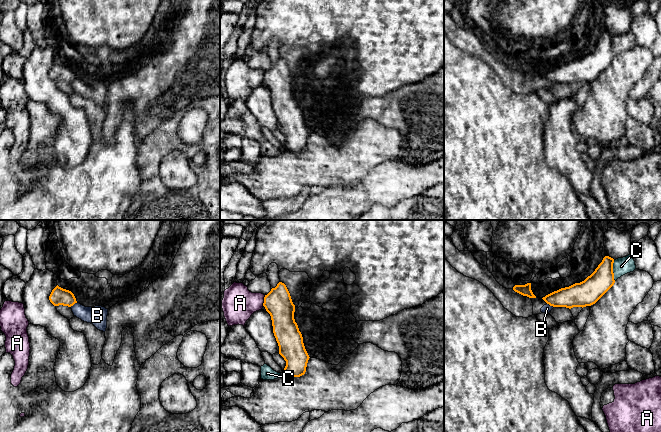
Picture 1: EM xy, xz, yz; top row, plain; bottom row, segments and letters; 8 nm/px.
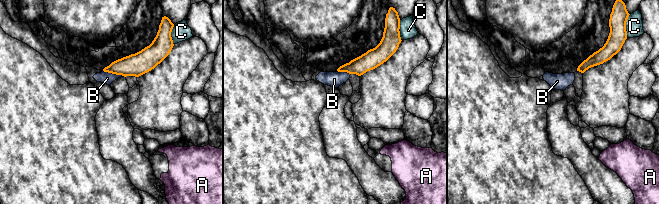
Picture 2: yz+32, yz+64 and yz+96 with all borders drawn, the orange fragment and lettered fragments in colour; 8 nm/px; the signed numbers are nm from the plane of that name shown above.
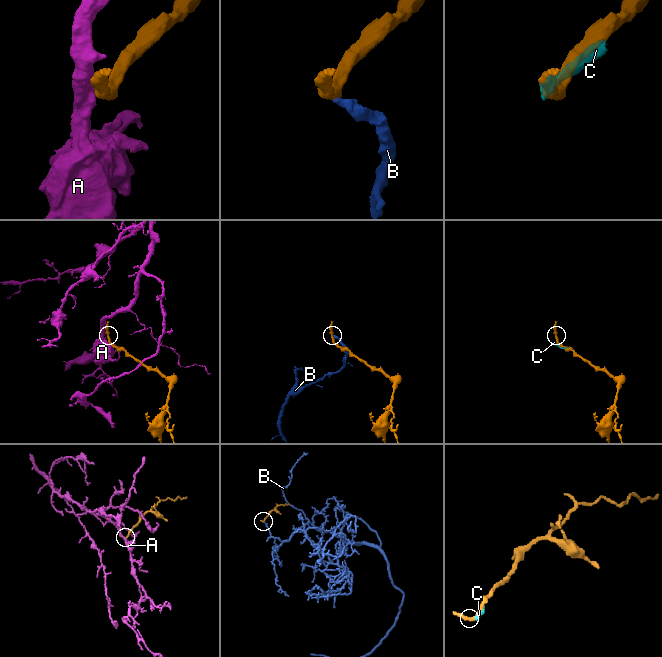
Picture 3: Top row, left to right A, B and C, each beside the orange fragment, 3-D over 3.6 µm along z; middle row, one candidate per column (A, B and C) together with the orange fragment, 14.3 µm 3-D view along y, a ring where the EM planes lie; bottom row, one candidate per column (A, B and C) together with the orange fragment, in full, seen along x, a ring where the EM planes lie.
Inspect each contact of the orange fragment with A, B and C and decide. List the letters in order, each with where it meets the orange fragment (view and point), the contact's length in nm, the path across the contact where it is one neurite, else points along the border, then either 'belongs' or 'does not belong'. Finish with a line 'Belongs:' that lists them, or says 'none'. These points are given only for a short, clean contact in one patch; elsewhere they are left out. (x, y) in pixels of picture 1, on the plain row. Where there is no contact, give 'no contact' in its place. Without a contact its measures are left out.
A: xz (264, 76) | 90 nm | does not belong
B: yz (550, 81) | 70 nm | along yz (547, 79), (553, 83) | does not belong
C: yz (612, 46) | 170 nm | does not belong
Belongs: none

